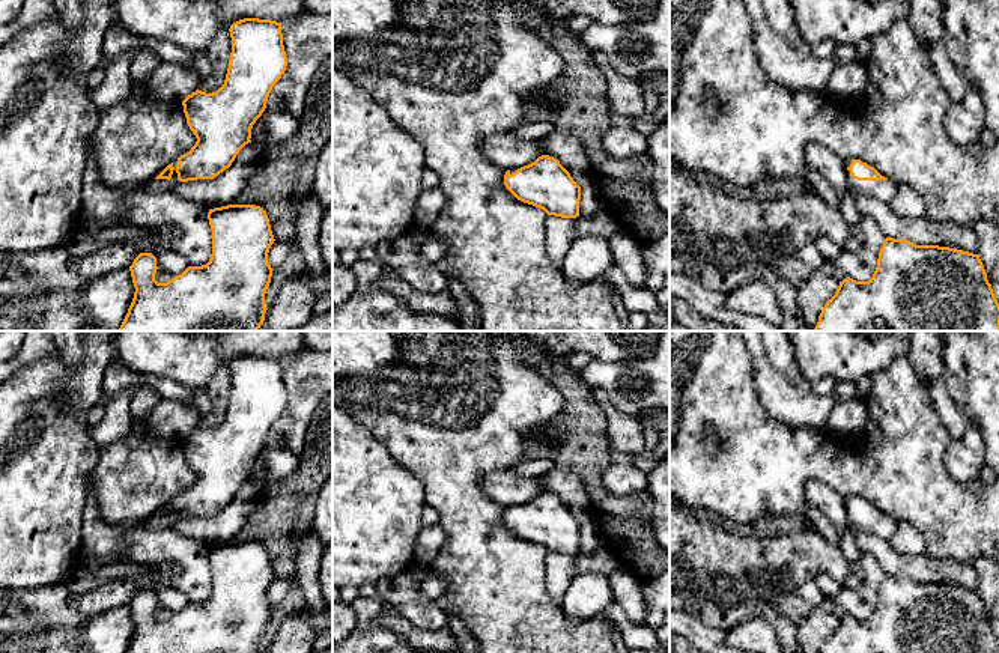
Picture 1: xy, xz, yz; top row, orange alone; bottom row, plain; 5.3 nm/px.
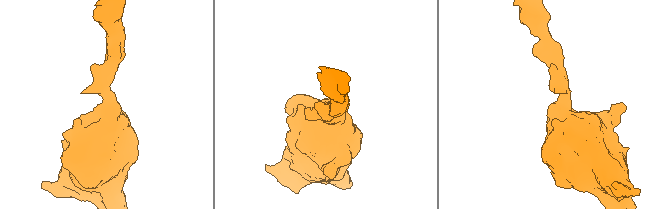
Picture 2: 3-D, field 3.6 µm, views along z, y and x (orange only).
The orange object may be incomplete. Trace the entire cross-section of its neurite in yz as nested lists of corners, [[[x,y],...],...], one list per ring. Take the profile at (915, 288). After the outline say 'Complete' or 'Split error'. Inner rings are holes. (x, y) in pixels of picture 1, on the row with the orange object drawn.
[[[886,238],[868,281],[840,281],[814,331],[999,331],[999,302],[978,254]]]. Complete

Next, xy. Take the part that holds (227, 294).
[[[227,205],[209,209],[208,220],[212,254],[206,265],[188,266],[167,283],[158,283],[156,257],[140,253],[134,259],[129,271],[135,292],[119,331],[259,331],[274,271],[268,262],[275,241],[269,218],[256,205]]]. Complete

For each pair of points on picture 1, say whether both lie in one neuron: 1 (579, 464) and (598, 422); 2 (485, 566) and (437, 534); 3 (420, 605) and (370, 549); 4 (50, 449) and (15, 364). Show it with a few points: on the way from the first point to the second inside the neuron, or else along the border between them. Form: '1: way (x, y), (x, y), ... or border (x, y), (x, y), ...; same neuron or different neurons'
1: way (578, 453), (578, 444), (589, 432); same neuron
2: border (440, 524), (446, 534), (446, 542), (429, 566); different neurons
3: border (411, 567), (384, 575), (373, 584); different neurons
4: border (51, 355), (36, 358), (15, 373); different neurons

